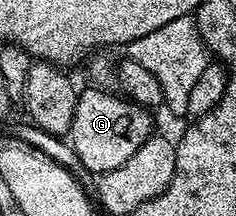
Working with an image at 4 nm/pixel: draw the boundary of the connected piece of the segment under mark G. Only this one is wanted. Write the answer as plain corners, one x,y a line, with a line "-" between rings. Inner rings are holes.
107,89
95,90
99,91
78,92
69,142
77,157
81,157
81,165
85,165
85,169
92,176
98,177
109,173
109,169
117,169
120,165
125,165
125,161
129,161
129,157
133,157
133,153
137,153
141,145
145,145
145,141
153,134
153,127
151,127
152,112
148,108
141,107
126,97
120,97
118,94
110,95
109,92
103,91

